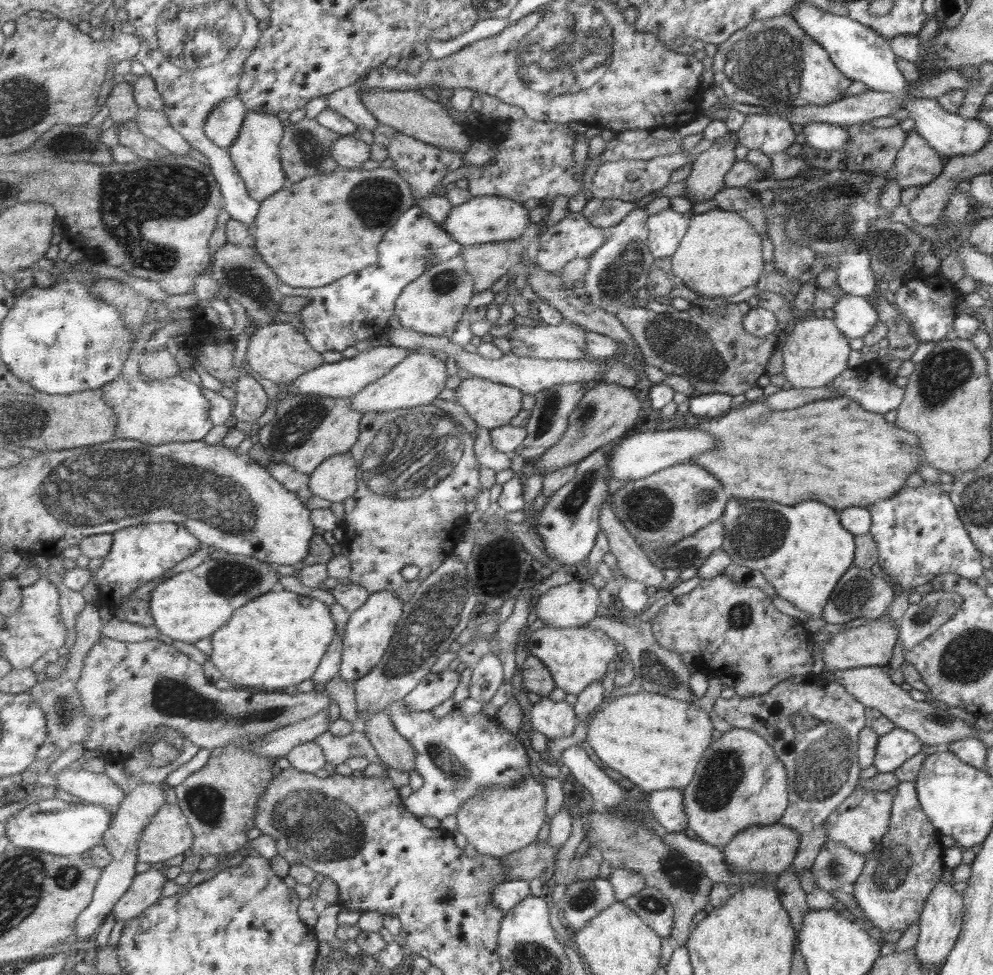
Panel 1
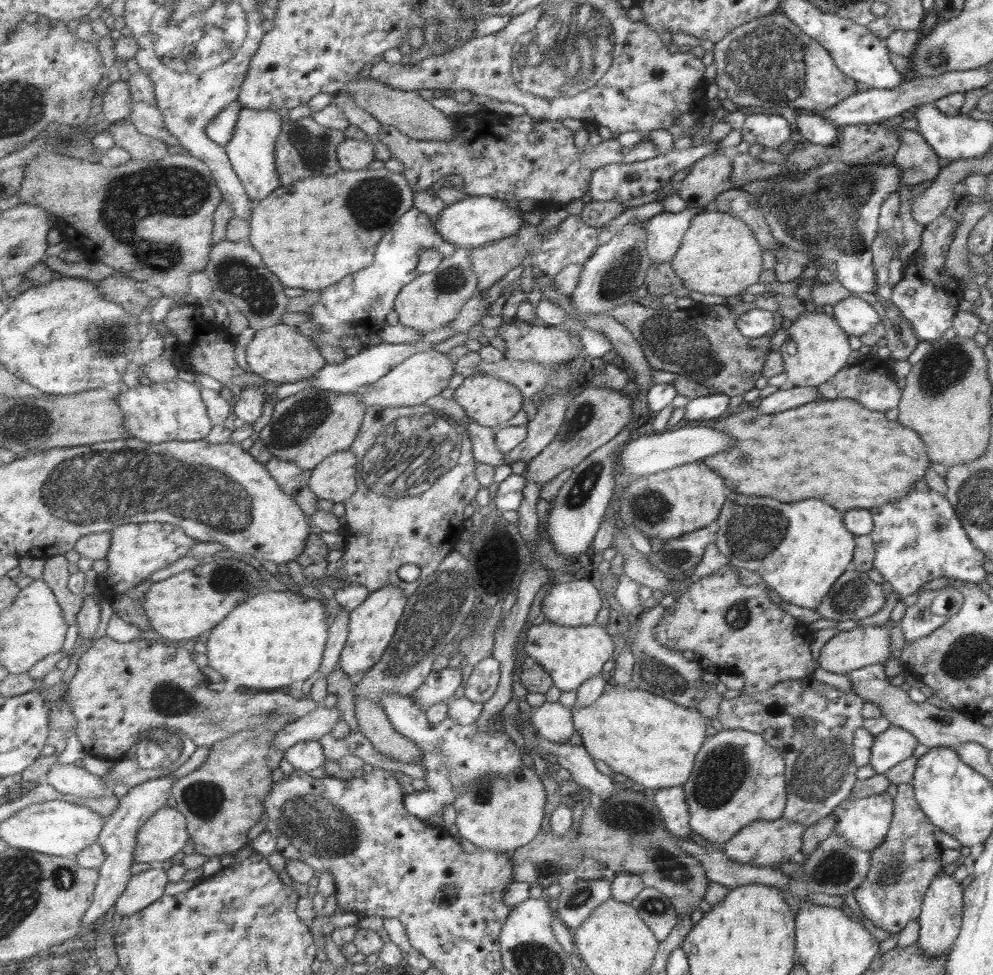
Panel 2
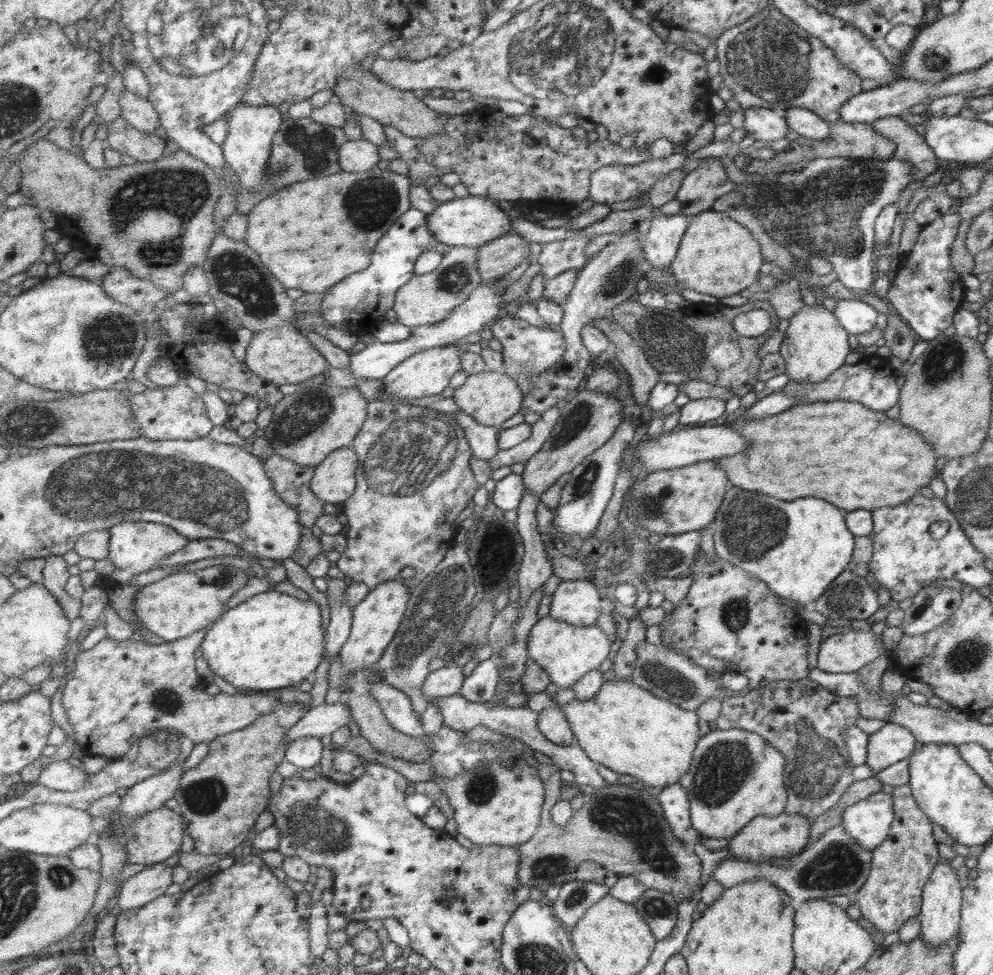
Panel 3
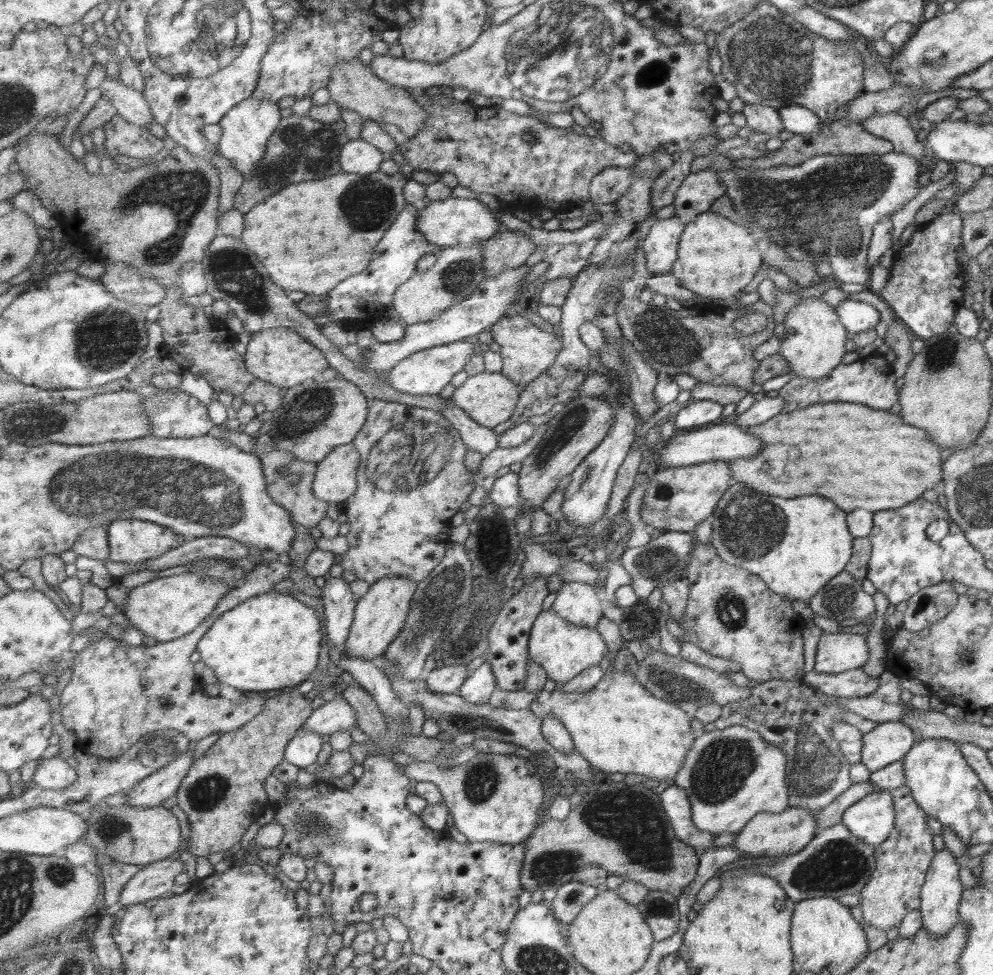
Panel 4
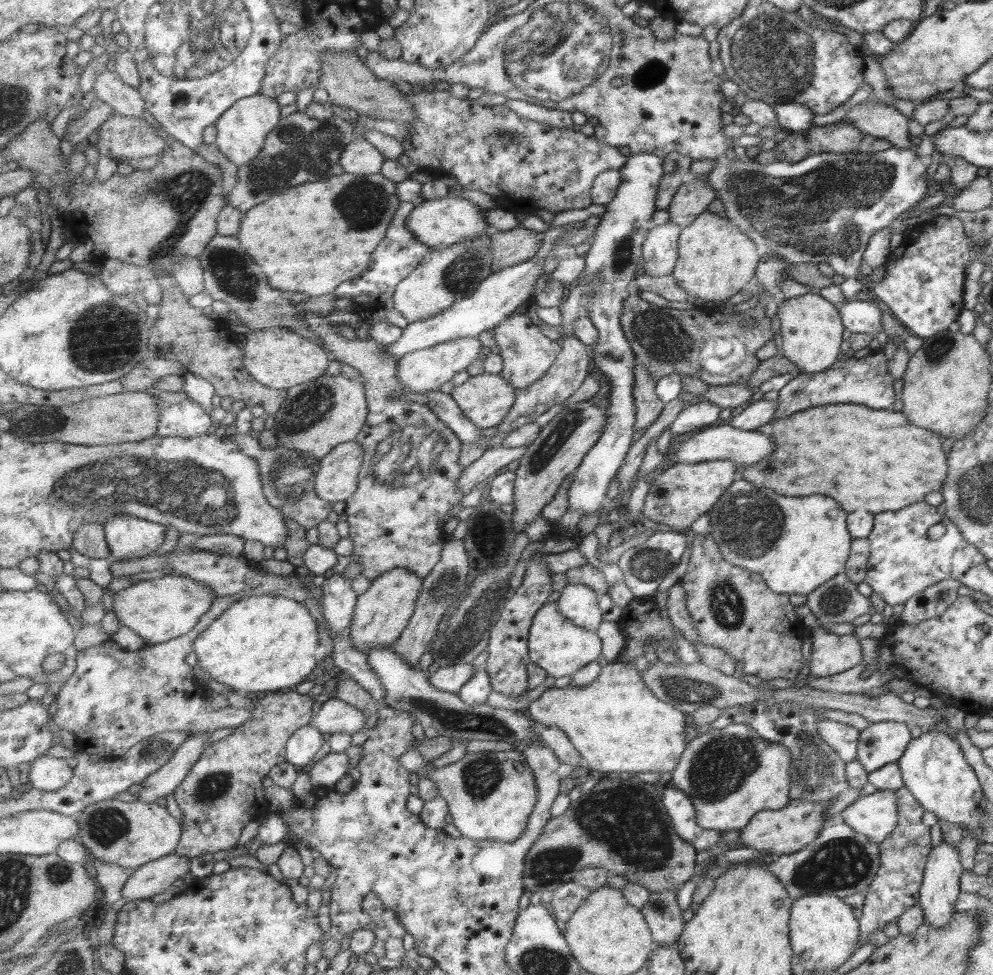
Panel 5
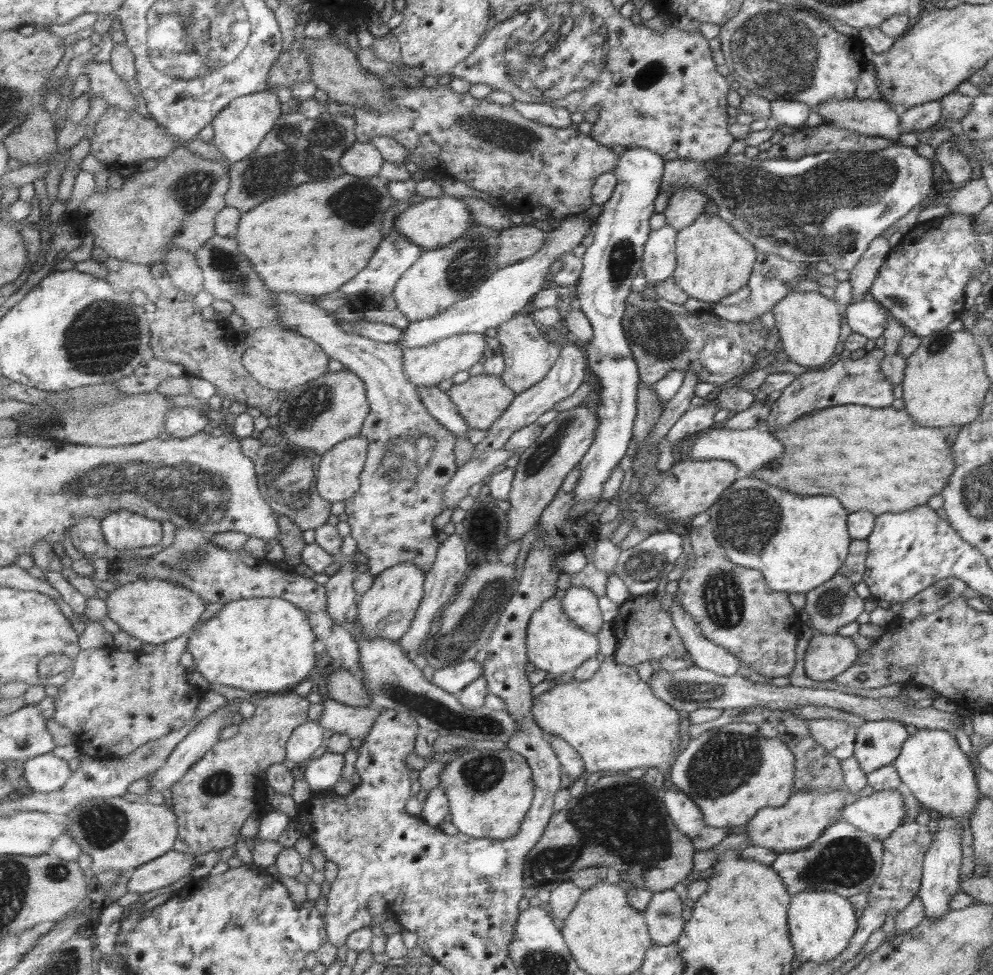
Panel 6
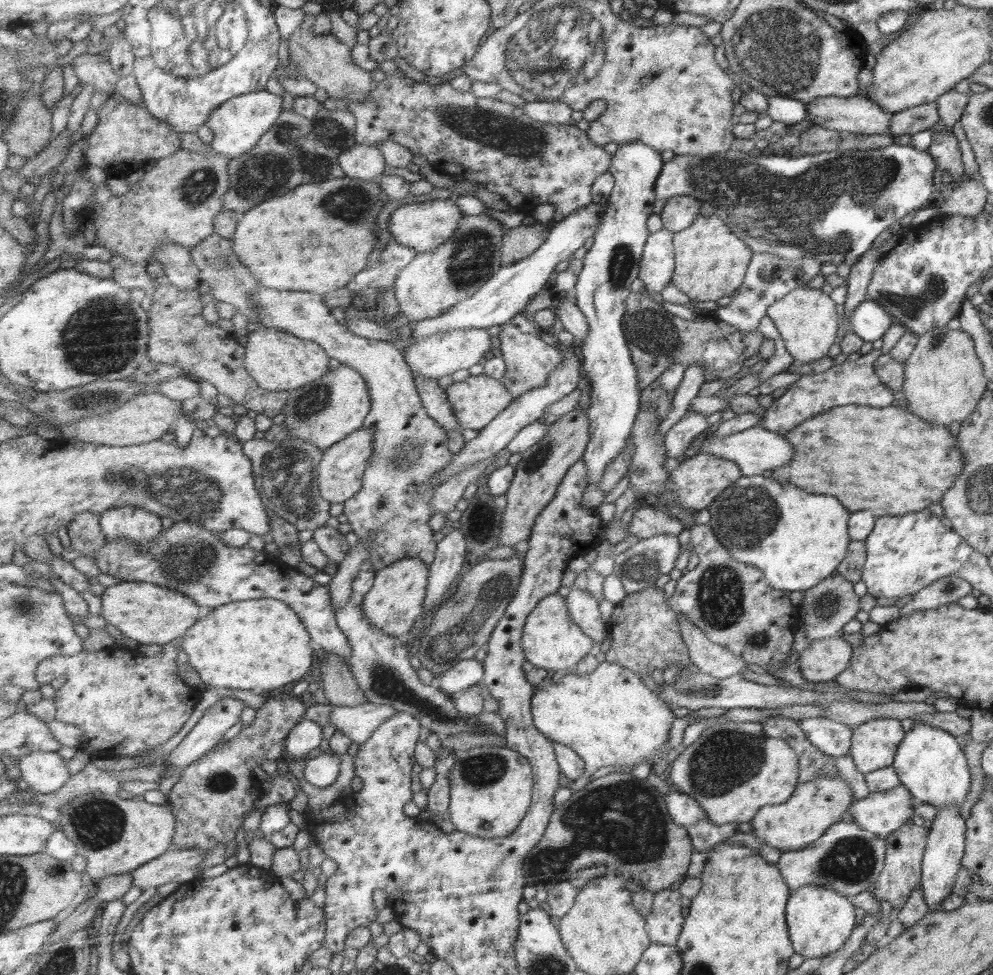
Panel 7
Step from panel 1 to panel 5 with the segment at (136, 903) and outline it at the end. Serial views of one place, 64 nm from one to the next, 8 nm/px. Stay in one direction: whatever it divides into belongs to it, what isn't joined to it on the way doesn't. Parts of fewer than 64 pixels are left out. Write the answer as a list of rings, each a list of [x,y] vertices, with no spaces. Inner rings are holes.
[[[177,853],[139,867],[125,882],[123,896],[129,904],[146,900],[171,890],[173,882],[189,874],[189,857]]]

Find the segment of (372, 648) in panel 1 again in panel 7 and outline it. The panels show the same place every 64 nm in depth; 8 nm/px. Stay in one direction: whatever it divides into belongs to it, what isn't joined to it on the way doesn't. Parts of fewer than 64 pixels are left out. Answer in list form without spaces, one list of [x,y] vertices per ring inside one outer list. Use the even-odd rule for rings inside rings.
[[[411,557],[375,572],[373,588],[363,598],[363,613],[372,628],[385,635],[402,638],[408,636],[418,617],[422,615],[430,582],[430,566],[418,557]]]

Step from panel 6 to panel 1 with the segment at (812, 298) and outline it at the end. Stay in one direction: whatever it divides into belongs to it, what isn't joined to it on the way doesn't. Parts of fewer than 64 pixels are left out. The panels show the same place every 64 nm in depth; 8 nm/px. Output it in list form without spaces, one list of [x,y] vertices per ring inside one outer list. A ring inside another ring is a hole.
[[[802,317],[792,322],[780,349],[783,363],[782,375],[793,388],[817,388],[830,384],[835,376],[847,369],[849,345],[831,319]]]

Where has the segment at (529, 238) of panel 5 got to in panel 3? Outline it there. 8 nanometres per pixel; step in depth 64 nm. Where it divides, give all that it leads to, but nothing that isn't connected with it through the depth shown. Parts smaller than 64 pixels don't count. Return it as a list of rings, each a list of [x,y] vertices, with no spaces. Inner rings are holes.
[[[511,232],[479,247],[478,256],[482,283],[491,285],[527,259],[529,244],[523,236]]]

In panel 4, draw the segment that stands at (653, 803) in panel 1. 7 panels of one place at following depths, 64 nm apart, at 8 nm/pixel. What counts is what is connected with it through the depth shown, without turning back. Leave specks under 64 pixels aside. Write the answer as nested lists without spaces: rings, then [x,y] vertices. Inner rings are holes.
[[[675,783],[665,785],[665,788],[662,802],[677,838],[696,850],[711,846],[713,834],[695,828],[693,806],[687,791]]]

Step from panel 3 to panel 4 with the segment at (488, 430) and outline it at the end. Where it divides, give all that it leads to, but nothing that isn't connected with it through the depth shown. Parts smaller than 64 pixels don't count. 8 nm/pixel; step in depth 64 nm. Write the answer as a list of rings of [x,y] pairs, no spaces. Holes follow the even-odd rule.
[[[452,398],[445,399],[449,403],[449,408],[441,410],[441,412],[455,428],[459,428],[459,432],[462,432],[462,439],[470,449],[489,456],[495,448],[499,447],[500,435],[495,434],[493,428],[481,426],[462,408],[459,408]]]

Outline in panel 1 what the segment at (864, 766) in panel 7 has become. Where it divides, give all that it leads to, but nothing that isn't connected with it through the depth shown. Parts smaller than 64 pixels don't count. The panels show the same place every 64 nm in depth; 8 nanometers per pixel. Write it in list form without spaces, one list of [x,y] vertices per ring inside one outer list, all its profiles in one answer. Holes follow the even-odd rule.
[[[893,727],[877,738],[873,767],[878,773],[890,773],[899,769],[908,759],[916,756],[922,746],[919,739],[909,731]]]

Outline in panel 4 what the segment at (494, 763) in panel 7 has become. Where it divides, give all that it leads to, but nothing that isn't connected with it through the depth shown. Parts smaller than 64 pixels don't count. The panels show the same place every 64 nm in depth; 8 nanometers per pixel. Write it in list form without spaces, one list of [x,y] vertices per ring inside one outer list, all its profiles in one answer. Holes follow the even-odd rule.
[[[486,753],[455,769],[440,768],[436,762],[418,761],[397,767],[416,782],[433,783],[440,789],[454,826],[470,842],[521,844],[537,828],[546,792],[540,772],[527,758]]]

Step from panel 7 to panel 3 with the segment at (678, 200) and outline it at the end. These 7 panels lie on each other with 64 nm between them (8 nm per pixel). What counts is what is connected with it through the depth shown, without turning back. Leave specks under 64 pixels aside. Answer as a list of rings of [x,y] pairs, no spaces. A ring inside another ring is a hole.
[[[708,157],[684,178],[676,197],[682,203],[681,214],[695,217],[699,212],[708,211],[719,196],[736,188],[728,180],[719,158]]]

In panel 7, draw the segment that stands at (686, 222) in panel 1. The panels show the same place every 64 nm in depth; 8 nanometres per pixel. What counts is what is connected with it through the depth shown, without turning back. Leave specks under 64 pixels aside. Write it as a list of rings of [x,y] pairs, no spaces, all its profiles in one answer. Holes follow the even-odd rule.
[[[669,229],[652,232],[644,248],[640,279],[645,290],[660,293],[676,270],[675,233]]]

